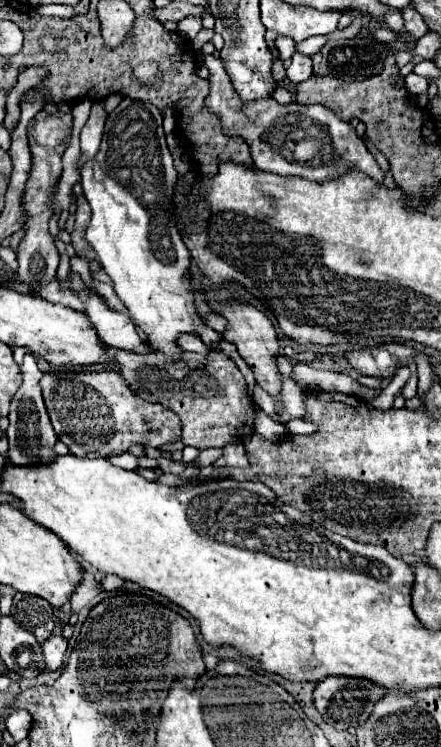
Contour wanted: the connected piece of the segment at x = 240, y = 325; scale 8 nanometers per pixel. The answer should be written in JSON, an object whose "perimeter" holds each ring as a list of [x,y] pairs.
{"perimeter":[[[215,299],[209,305],[211,305],[213,311],[221,313],[229,321],[229,327],[223,333],[223,339],[227,339],[227,341],[231,341],[231,343],[237,345],[239,355],[253,369],[253,375],[255,375],[259,387],[265,389],[271,397],[279,397],[281,395],[281,373],[277,369],[279,339],[277,339],[277,333],[275,333],[275,327],[273,327],[271,319],[263,311],[259,311],[257,307],[251,307],[251,305],[245,305],[245,303]]]}

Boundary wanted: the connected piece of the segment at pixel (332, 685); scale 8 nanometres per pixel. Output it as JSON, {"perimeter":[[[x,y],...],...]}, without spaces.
{"perimeter":[[[327,677],[319,681],[313,691],[315,709],[321,713],[325,723],[333,725],[337,731],[345,731],[349,727],[359,727],[371,715],[373,705],[385,695],[385,689],[367,681],[367,679],[353,679],[353,677]]]}

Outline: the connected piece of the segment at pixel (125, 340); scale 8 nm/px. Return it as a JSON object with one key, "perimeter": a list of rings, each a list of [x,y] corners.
{"perimeter":[[[77,273],[71,275],[71,289],[83,297],[87,305],[87,317],[91,319],[93,327],[97,329],[97,335],[101,341],[105,341],[111,347],[133,351],[133,353],[147,353],[149,347],[145,341],[141,341],[135,325],[131,323],[127,313],[117,313],[117,311],[107,311],[105,303],[99,301],[97,297],[91,297],[85,293],[83,281]]]}

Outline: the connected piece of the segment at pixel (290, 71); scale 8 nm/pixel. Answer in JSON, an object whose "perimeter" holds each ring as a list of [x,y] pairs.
{"perimeter":[[[295,53],[291,65],[287,67],[287,77],[291,79],[291,83],[297,85],[297,83],[309,79],[311,75],[313,75],[313,71],[311,71],[311,59],[307,55]]]}

